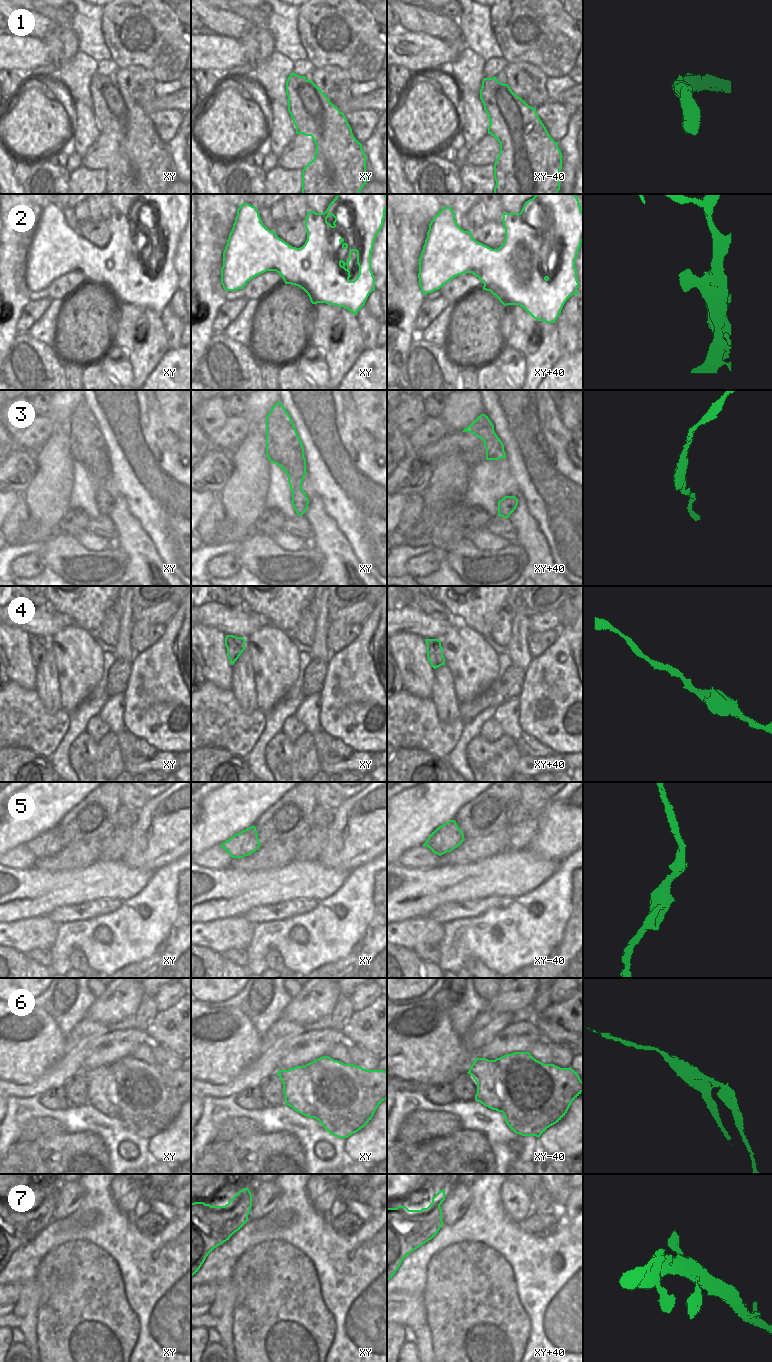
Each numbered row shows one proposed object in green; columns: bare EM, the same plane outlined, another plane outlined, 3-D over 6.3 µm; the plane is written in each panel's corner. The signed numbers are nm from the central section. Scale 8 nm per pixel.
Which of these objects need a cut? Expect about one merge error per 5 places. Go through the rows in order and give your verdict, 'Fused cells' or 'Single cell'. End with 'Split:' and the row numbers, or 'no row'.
1: Single cell
2: Single cell
3: Single cell
4: Single cell
5: Single cell
6: Fused cells
7: Single cell
Split: 6.

